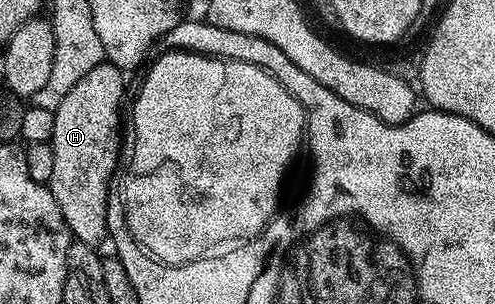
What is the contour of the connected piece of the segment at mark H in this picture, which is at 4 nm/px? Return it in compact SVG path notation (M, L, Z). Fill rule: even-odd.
M108 62L97 65L97 69L89 69L89 73L85 73L85 77L81 77L81 81L77 81L77 85L73 85L73 89L69 89L69 93L65 93L65 97L61 101L61 105L57 105L55 110L55 120L53 121L53 137L50 144L53 149L53 177L50 181L51 192L57 201L57 205L61 209L61 213L65 217L65 221L69 225L72 236L78 242L98 248L99 242L106 240L109 235L109 219L107 223L107 190L111 187L111 174L115 171L115 166L119 163L119 110L123 107L123 75L124 72Z

